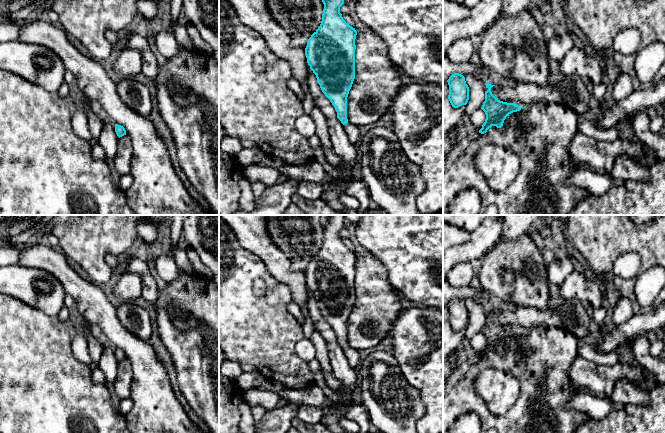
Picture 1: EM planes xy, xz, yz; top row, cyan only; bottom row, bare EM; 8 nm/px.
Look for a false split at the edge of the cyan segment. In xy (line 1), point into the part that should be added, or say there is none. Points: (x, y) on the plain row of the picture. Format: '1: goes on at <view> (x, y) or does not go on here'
1: does not go on here

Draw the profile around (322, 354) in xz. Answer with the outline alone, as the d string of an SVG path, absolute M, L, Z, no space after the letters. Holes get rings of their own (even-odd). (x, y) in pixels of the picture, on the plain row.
M314 329L310 340L314 344L316 350L315 358L320 363L320 367L323 371L324 379L326 381L327 386L330 389L339 392L341 388L341 382L334 376L329 359L329 351L326 341L316 329Z

